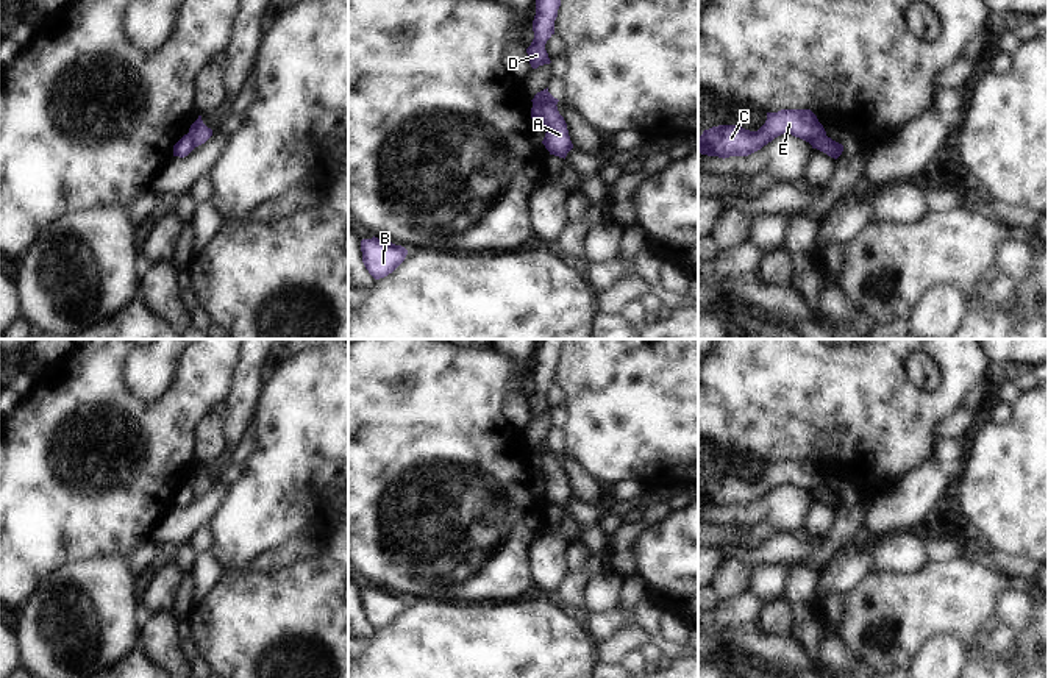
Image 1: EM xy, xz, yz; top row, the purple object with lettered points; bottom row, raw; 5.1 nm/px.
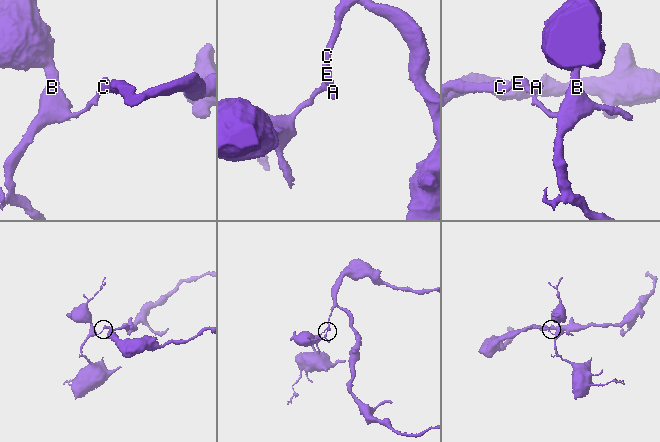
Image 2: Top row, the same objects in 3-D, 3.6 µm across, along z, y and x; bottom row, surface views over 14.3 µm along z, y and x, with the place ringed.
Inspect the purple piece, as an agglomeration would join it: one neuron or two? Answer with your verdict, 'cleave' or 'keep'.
cleave

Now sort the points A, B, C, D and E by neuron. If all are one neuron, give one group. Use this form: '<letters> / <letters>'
A C D E / B

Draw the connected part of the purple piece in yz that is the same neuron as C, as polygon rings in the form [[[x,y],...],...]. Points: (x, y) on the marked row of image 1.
[[[781,109],[767,112],[765,123],[757,131],[737,125],[718,125],[704,130],[698,137],[698,152],[708,156],[748,156],[781,134],[792,134],[806,142],[826,139],[826,131],[811,109]]]

